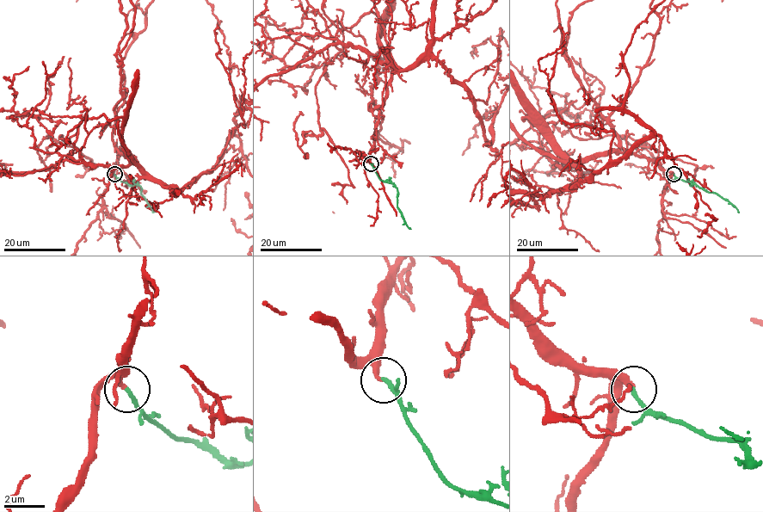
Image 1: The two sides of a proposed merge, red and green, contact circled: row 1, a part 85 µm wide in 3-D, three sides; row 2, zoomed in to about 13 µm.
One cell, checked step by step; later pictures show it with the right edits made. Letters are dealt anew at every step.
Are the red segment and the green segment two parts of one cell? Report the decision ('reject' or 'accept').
accept

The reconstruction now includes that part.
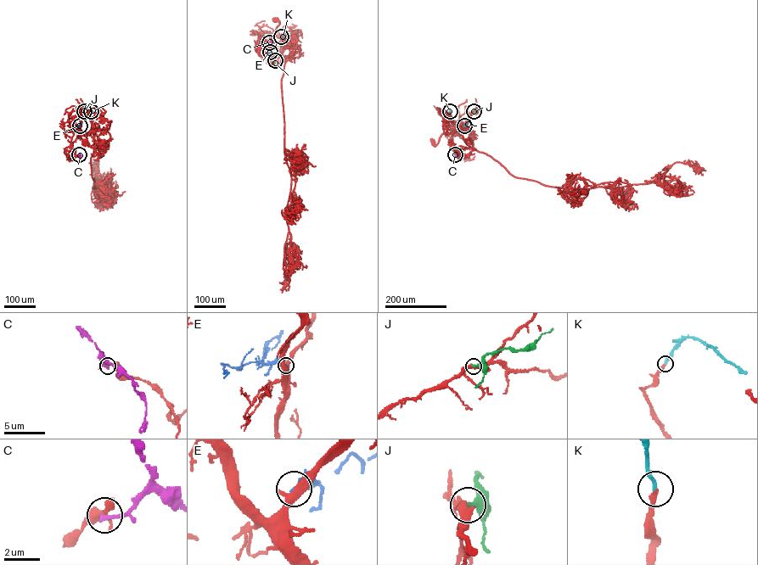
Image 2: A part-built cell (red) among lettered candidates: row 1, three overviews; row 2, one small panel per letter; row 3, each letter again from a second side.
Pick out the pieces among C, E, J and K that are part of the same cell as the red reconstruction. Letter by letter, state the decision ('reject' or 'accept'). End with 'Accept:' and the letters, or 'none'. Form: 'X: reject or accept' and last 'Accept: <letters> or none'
C: reject
E: reject
J: reject
K: accept
Accept: K

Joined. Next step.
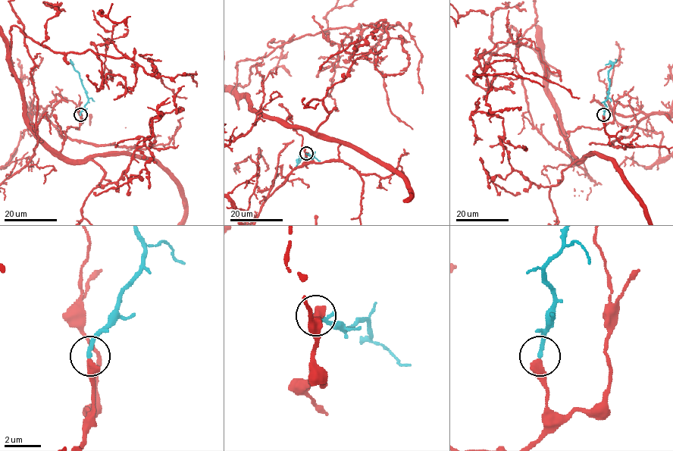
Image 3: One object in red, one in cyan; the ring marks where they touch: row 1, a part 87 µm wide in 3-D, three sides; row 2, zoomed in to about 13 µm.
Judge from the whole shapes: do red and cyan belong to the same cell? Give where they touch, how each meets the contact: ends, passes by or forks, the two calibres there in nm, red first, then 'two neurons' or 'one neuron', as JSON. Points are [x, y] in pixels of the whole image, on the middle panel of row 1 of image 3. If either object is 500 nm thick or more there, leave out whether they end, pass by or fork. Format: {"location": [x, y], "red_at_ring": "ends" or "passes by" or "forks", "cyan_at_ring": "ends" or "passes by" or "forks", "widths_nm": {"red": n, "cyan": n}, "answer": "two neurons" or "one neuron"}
{"location": [306, 153], "red_at_ring": "ends", "cyan_at_ring": "ends", "widths_nm": {"red": 460, "cyan": 240}, "answer": "two neurons"}

